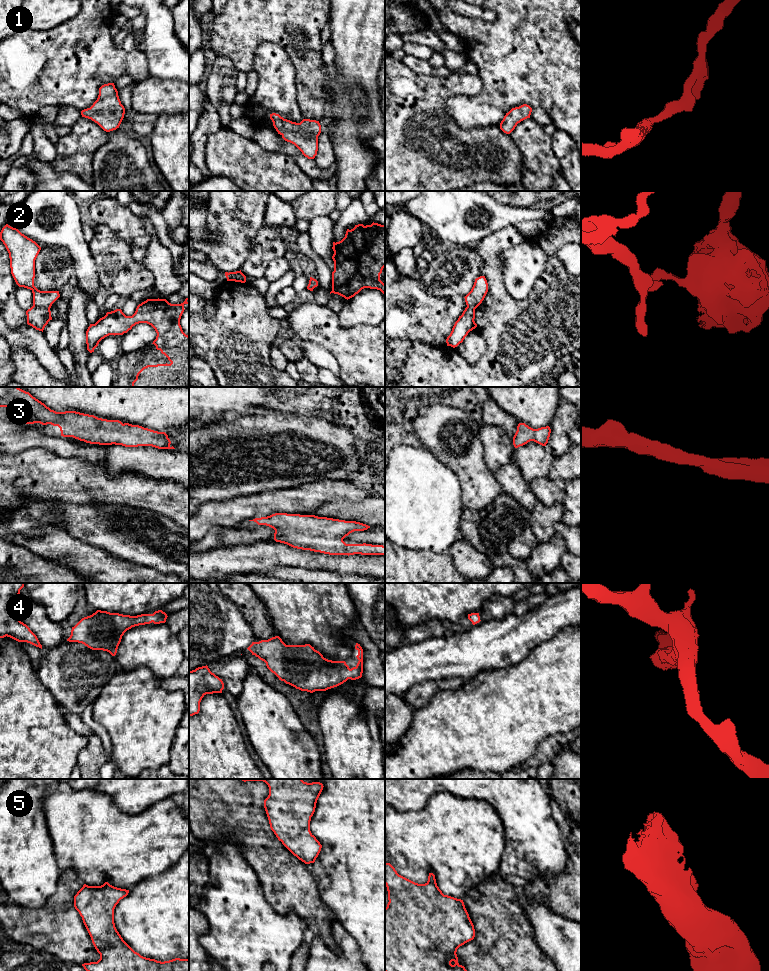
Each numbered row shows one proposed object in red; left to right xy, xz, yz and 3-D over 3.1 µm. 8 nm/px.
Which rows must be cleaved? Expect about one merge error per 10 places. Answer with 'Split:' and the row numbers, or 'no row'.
Split: 2

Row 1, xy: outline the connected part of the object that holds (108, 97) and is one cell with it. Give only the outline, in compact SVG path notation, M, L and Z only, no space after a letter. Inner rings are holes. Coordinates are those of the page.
M114 83L102 85L93 105L81 111L82 117L91 119L106 132L119 128L124 114L125 108L121 104Z

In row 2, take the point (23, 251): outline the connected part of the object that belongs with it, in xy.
M8 224L0 232L0 240L9 253L11 274L16 284L32 291L34 306L50 309L60 297L59 291L40 291L34 286L35 260L41 247Z

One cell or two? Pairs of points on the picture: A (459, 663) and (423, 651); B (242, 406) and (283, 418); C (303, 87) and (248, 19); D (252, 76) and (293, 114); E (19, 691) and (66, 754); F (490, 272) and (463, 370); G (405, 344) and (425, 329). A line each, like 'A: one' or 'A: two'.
A: one
B: two
C: one
D: two
E: one
F: one
G: two

